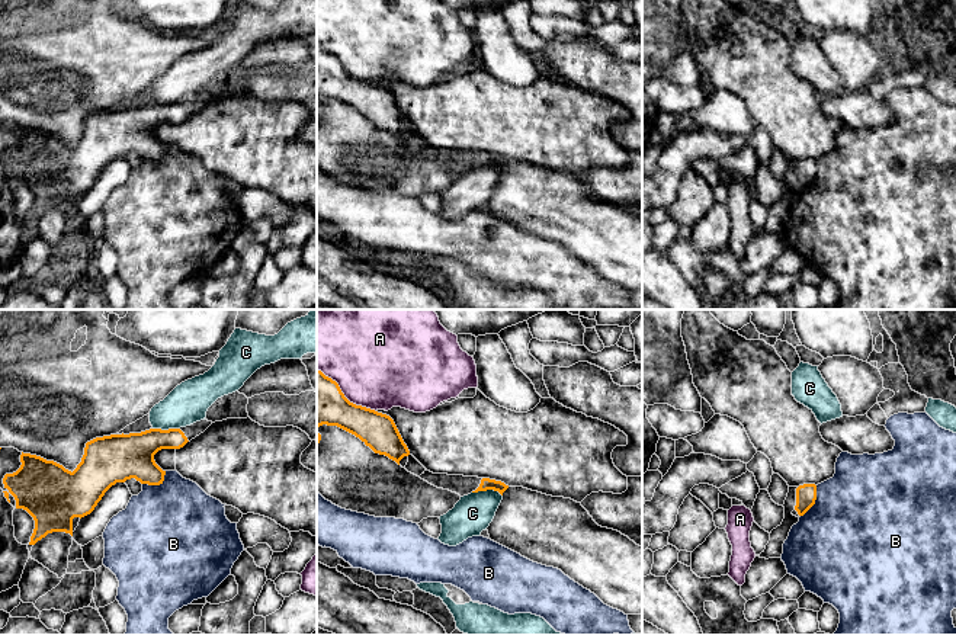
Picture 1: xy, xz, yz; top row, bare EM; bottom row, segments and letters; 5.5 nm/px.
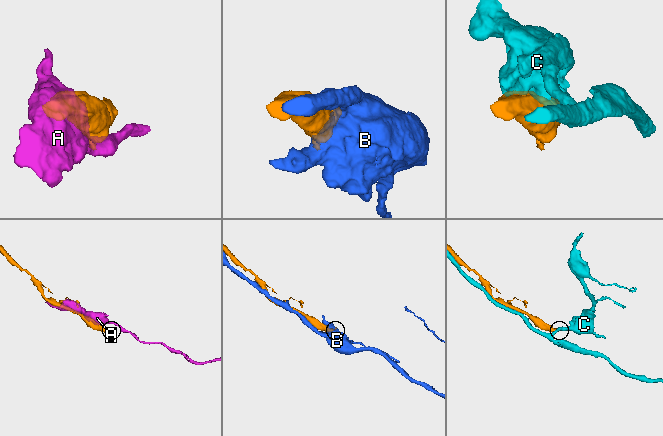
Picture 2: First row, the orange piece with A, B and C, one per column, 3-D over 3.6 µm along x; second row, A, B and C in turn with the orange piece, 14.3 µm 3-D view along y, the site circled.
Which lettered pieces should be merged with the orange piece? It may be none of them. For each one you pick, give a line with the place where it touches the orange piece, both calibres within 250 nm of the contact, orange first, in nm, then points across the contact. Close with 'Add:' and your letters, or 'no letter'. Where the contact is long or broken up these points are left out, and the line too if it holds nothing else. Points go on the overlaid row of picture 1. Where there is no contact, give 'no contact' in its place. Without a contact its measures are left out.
Add: no letter

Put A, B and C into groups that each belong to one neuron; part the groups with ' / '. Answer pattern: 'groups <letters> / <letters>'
groups A / B / C

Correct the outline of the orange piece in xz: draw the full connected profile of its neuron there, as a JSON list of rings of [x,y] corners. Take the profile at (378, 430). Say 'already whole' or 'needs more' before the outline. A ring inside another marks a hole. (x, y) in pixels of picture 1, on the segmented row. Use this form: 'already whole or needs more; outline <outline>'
already whole; outline [[[317,369],[317,446],[321,440],[318,427],[323,424],[355,434],[375,453],[385,455],[398,465],[410,455],[389,416],[350,403],[339,384]]]

